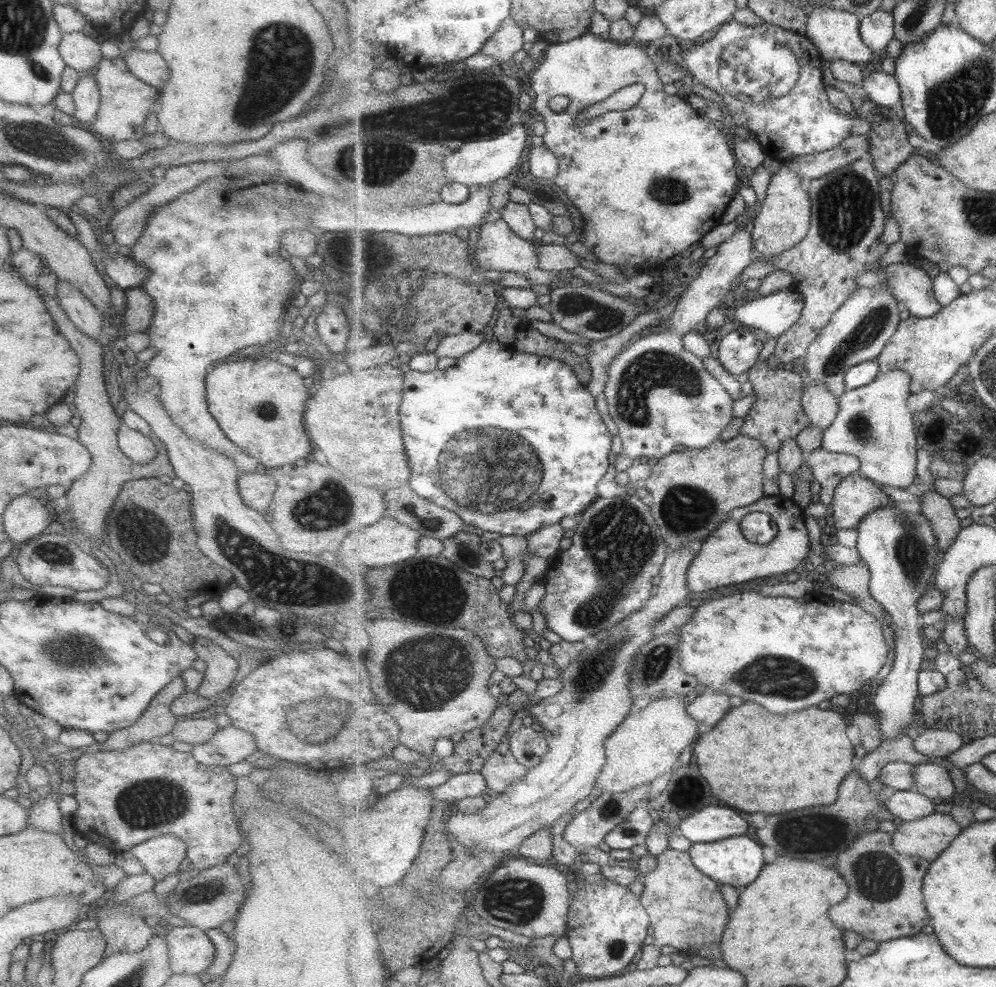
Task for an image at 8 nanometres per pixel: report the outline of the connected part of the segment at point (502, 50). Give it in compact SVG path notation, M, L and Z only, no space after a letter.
M510 17L502 28L486 43L484 54L499 62L510 62L518 52L524 50L524 27Z

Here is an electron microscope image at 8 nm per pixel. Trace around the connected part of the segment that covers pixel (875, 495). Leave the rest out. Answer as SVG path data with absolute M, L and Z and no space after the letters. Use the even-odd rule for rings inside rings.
M860 472L852 474L836 490L833 504L835 526L842 530L858 529L866 514L890 506L893 501L876 481Z

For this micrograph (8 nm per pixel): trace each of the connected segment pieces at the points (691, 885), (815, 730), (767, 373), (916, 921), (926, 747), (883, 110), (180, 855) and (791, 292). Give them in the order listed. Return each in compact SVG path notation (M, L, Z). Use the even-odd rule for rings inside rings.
M668 849L658 856L658 868L641 874L644 890L642 904L650 914L654 930L654 946L673 946L679 952L687 951L708 959L725 960L723 940L732 914L724 900L721 883L697 867L690 850L687 852Z
M756 702L734 708L714 732L704 734L696 746L696 756L702 774L710 780L718 798L736 809L766 814L782 814L838 802L842 784L859 763L856 746L848 736L848 722L840 709L813 706L780 716ZM768 792L780 796L772 806L762 802Z
M760 359L759 364L749 371L750 380L756 384L758 402L746 416L746 424L742 434L758 438L768 448L769 452L779 452L784 442L797 438L800 433L812 425L812 420L803 405L806 392L805 375L790 370L772 368L766 359Z
M888 832L866 833L856 840L836 864L850 882L850 896L834 906L834 922L858 932L864 939L885 943L895 938L911 937L924 932L933 915L926 902L925 882L932 862L916 855L905 855L894 846Z
M928 729L915 740L916 749L931 757L948 757L966 744L963 734L946 729Z
M873 101L866 102L866 110L859 118L874 124L868 135L871 141L869 158L882 175L895 179L900 166L916 154L907 130L910 125L907 120L900 120L890 108Z
M172 834L150 838L131 851L144 865L146 873L156 880L164 880L166 876L183 869L186 862L186 844Z
M793 287L737 307L734 317L738 325L759 328L778 339L802 320L805 306L806 297Z

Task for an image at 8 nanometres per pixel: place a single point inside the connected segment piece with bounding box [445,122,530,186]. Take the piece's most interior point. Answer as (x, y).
(483, 162)

